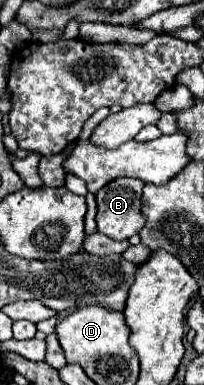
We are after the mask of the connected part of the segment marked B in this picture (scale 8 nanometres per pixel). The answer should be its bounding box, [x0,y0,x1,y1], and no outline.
[97,177,145,241]

